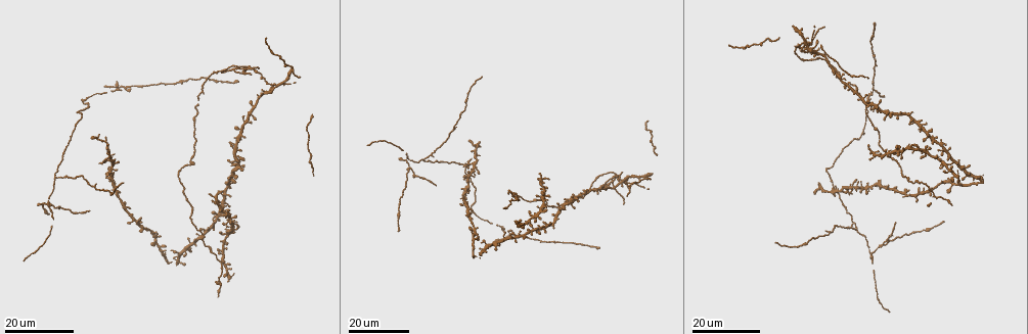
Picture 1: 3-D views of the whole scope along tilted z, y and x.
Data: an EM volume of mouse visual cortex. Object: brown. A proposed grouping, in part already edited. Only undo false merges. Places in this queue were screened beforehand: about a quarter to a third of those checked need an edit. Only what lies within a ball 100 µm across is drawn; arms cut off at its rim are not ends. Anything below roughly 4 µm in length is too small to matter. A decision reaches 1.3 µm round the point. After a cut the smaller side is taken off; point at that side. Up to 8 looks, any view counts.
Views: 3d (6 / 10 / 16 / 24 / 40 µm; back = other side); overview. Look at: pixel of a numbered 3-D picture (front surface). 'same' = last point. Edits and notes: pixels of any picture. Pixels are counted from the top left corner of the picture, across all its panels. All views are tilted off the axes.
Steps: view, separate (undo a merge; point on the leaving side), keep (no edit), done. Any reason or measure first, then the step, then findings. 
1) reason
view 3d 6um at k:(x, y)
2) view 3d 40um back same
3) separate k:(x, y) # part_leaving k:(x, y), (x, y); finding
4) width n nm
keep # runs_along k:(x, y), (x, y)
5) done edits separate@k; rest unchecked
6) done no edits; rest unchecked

four-way junction
view 3d 16um at 1:(246, 68)

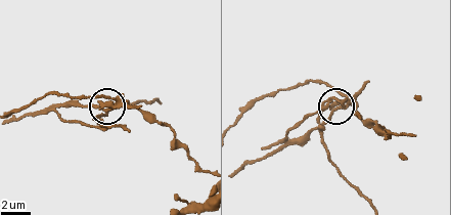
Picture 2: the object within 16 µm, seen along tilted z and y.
closer look
view 3d 6um at 2:(111, 106)

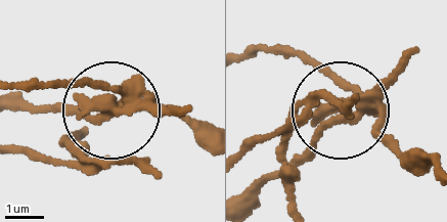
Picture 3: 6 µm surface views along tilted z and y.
side_arm 20 um; arms 4
separate 3:(146, 160) # two neurons meet here

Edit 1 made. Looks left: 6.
redraw
view overview

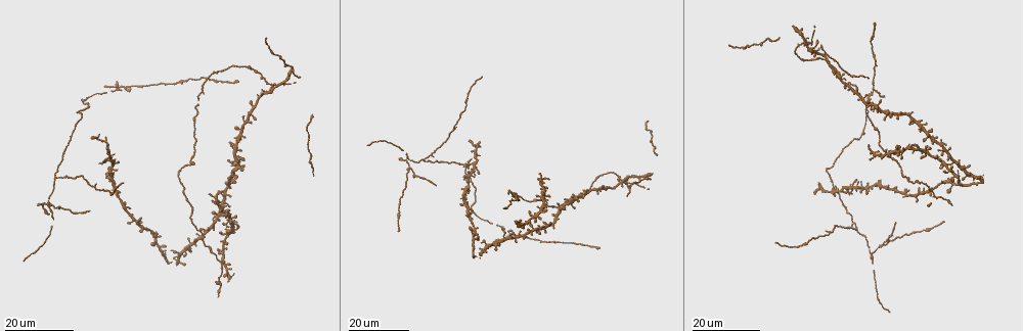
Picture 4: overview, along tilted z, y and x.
a fork
view 3d 16um at 4:(423, 159)

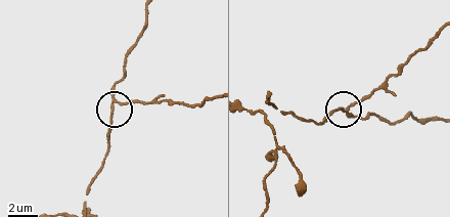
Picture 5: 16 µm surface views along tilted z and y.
view 3d 6um at 5:(113, 100)

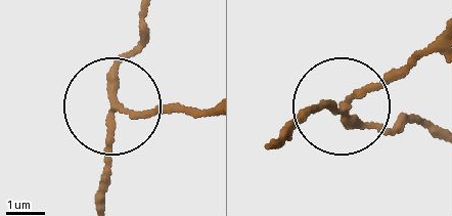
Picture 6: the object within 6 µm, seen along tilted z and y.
arms 3
separate 6:(156, 105) # part_leaving 6:(120, 105), (202, 109); a second neuron is stuck on

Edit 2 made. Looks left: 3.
see it whole again
view overview

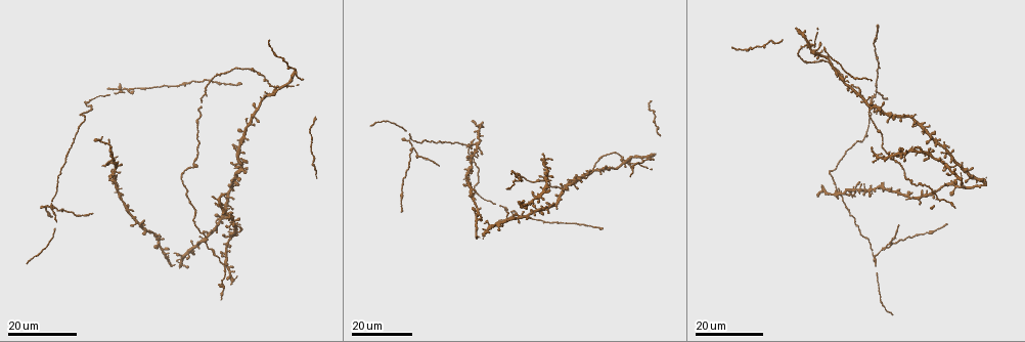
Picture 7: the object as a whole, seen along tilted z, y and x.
arms run side by side
view 3d 24um at 7:(881, 248)

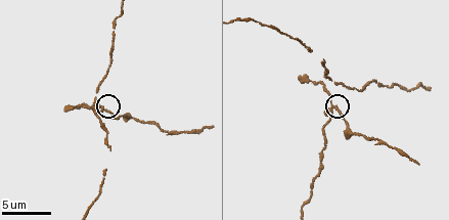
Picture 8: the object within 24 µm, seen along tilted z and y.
view 3d 10um at 8:(332, 107)

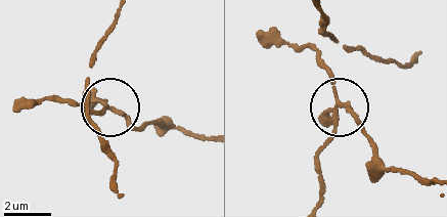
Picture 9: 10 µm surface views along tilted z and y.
side_arm 14 um
separate 9:(142, 128) # part_leaving 9:(341, 104), (385, 162), (434, 178); two neurons meet here

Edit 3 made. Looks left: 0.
done edits separate@3, separate@6, separate@9; rest unchecked

